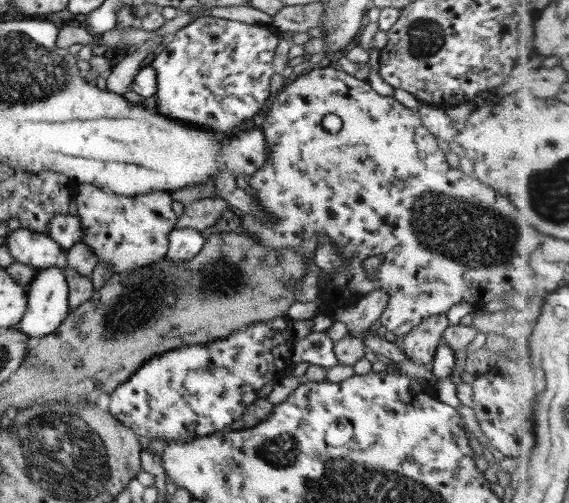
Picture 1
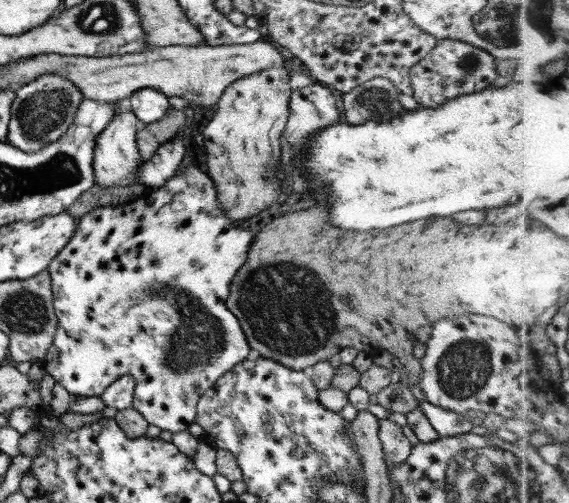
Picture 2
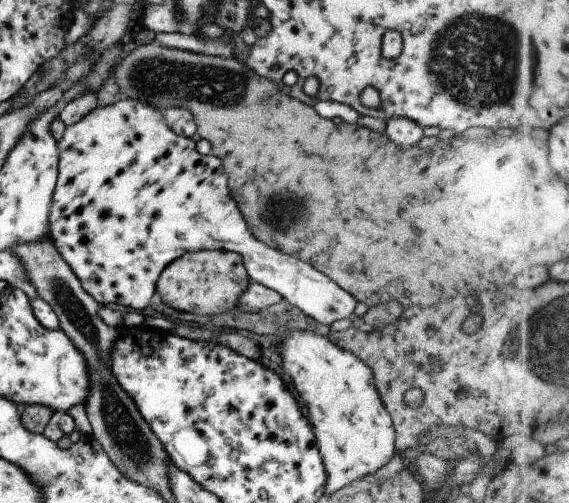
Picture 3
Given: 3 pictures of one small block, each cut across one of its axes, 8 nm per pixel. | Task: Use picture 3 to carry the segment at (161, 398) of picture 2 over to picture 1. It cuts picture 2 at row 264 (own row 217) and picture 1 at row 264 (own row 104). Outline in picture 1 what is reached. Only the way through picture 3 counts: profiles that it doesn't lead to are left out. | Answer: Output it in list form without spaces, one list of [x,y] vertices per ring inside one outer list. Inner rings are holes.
[[[81,183],[75,196],[76,210],[80,219],[83,237],[81,242],[86,244],[94,254],[97,262],[109,262],[114,273],[128,272],[136,268],[148,266],[166,257],[169,247],[169,234],[175,229],[178,216],[173,211],[171,192],[161,190],[160,192],[149,192],[132,196],[120,196],[109,190],[98,188],[94,184]]]

